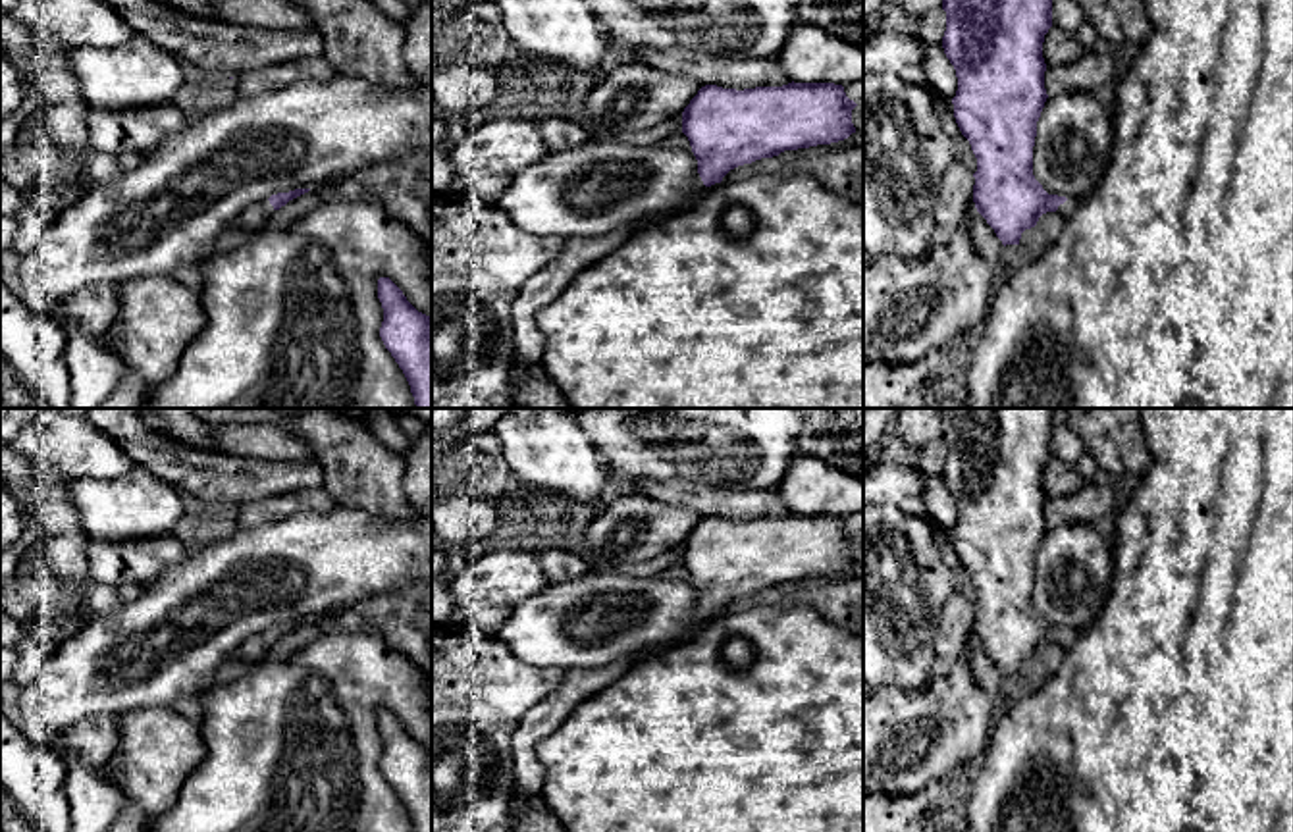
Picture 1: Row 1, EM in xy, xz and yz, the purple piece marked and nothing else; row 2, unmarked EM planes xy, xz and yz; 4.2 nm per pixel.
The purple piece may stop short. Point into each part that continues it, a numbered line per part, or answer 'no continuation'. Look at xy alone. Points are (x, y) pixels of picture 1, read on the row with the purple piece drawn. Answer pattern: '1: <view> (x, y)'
1: xy (257, 214)

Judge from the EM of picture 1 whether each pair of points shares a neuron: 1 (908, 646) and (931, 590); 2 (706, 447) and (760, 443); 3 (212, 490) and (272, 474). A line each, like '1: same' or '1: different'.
1: same
2: same
3: same

